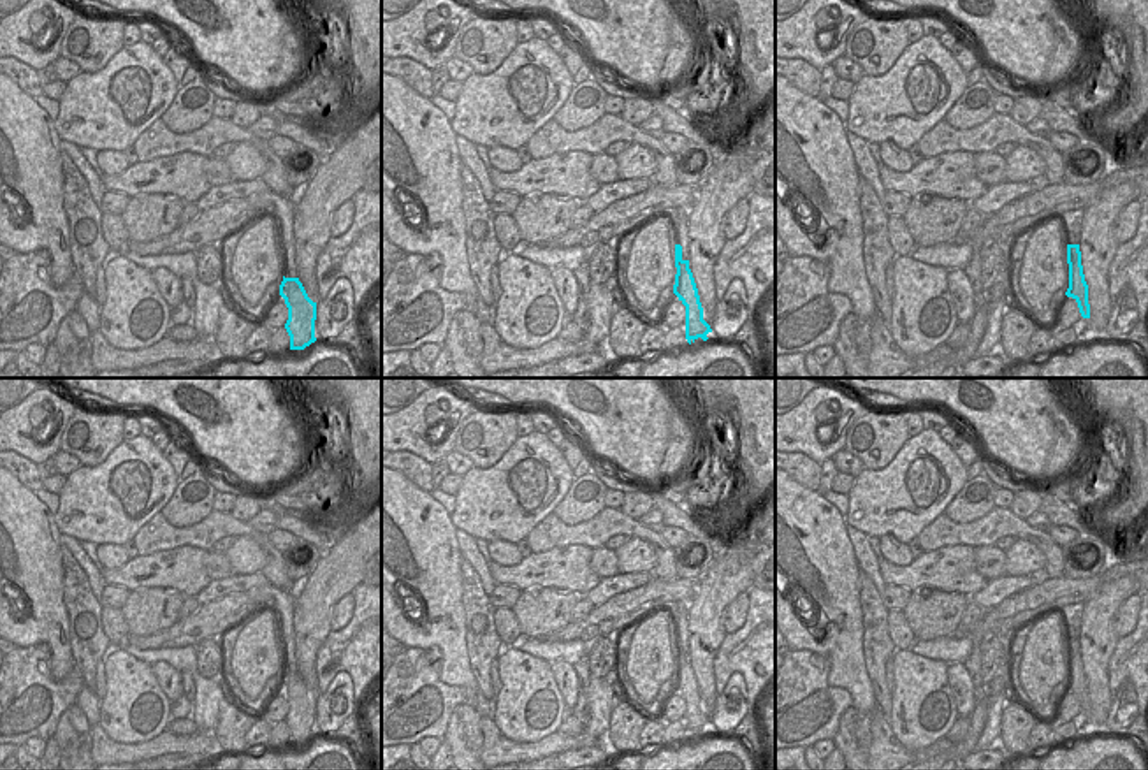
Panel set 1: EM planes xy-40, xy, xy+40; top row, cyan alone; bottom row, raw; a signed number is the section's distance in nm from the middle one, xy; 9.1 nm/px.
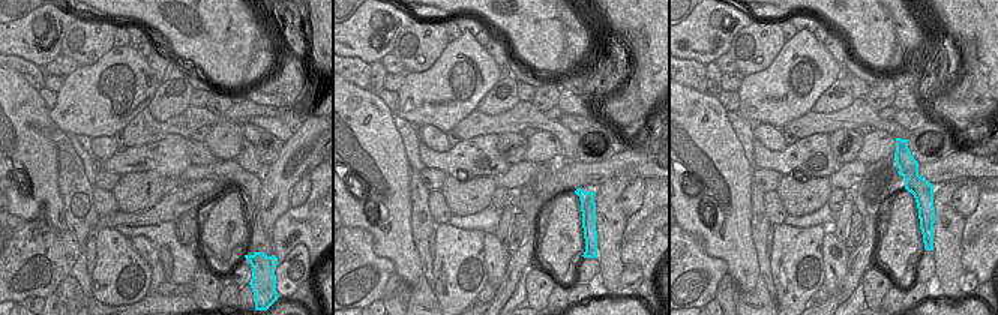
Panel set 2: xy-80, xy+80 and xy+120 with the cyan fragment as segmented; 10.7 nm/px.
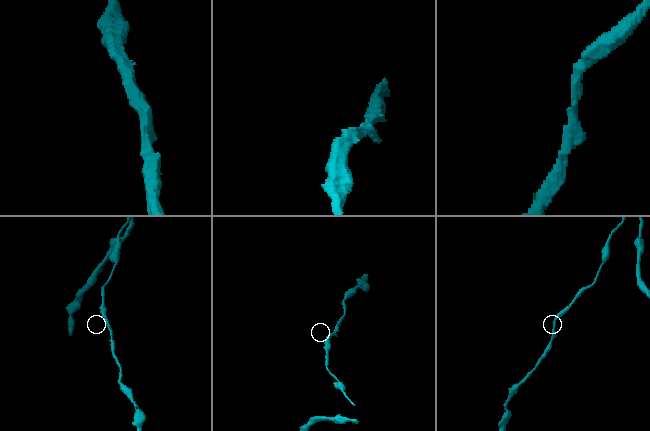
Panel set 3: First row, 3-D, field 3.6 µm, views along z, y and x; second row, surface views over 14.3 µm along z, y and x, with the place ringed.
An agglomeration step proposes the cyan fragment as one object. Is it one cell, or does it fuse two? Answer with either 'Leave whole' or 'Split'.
Leave whole

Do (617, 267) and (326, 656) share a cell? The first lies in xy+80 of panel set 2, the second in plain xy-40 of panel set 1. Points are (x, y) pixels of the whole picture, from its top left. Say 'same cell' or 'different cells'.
different cells

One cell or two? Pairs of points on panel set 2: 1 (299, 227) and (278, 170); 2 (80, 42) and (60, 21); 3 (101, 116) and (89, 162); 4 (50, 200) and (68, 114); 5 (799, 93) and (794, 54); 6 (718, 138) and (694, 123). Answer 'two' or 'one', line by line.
1: two
2: two
3: two
4: two
5: one
6: one

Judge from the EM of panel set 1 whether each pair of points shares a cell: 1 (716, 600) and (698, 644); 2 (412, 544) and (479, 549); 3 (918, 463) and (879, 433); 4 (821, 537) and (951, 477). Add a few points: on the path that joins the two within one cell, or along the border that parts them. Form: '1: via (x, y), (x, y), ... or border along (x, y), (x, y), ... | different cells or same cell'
1: via (705, 610), (705, 633) | same cell
2: border along (456, 530), (459, 552), (465, 558) | different cells
3: border along (909, 438), (885, 466), (864, 468) | different cells
4: border along (844, 517), (848, 524) | different cells

